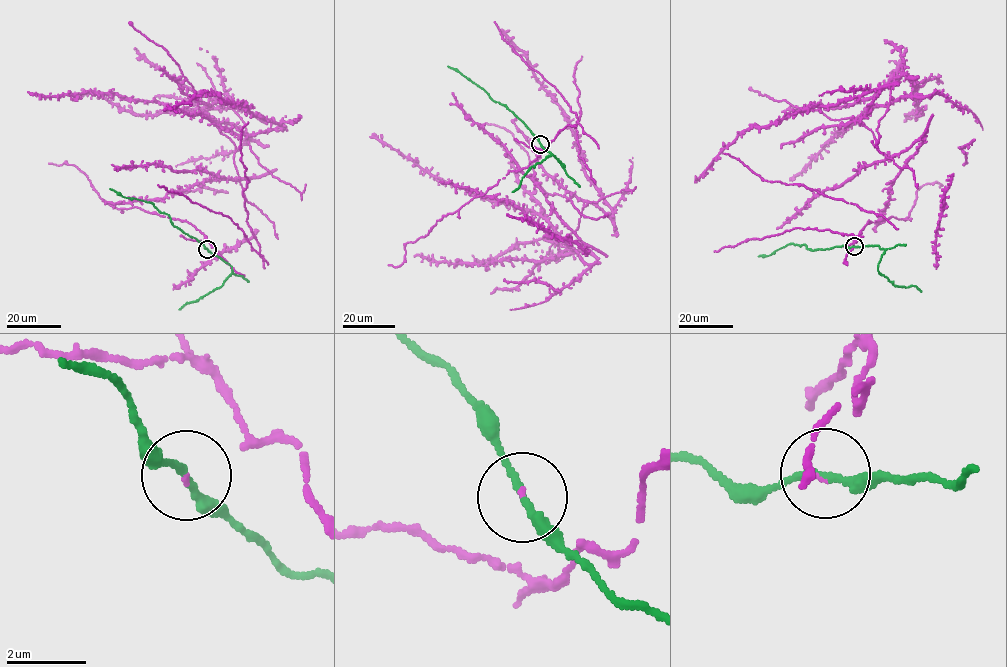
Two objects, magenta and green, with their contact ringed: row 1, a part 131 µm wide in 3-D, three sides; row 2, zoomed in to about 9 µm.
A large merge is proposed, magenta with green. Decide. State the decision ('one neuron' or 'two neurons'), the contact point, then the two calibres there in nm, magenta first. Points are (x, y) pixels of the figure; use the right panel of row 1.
one neuron | (854, 246) | 50/160 nm

